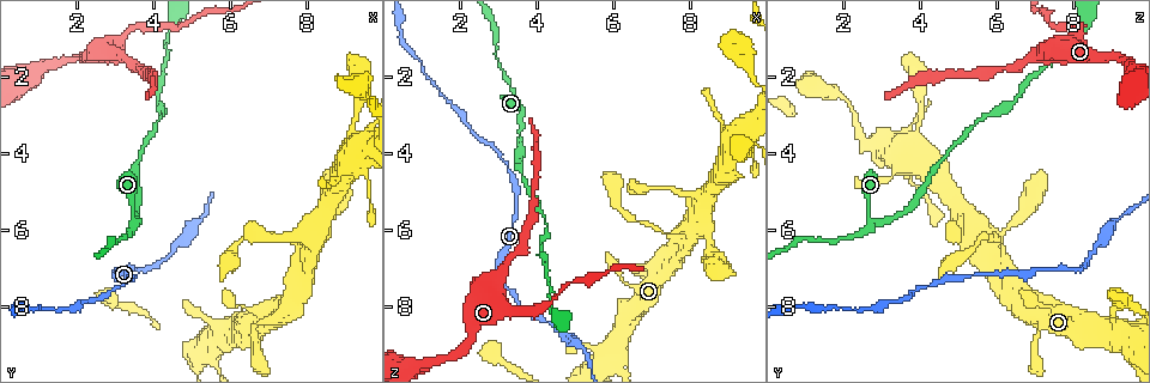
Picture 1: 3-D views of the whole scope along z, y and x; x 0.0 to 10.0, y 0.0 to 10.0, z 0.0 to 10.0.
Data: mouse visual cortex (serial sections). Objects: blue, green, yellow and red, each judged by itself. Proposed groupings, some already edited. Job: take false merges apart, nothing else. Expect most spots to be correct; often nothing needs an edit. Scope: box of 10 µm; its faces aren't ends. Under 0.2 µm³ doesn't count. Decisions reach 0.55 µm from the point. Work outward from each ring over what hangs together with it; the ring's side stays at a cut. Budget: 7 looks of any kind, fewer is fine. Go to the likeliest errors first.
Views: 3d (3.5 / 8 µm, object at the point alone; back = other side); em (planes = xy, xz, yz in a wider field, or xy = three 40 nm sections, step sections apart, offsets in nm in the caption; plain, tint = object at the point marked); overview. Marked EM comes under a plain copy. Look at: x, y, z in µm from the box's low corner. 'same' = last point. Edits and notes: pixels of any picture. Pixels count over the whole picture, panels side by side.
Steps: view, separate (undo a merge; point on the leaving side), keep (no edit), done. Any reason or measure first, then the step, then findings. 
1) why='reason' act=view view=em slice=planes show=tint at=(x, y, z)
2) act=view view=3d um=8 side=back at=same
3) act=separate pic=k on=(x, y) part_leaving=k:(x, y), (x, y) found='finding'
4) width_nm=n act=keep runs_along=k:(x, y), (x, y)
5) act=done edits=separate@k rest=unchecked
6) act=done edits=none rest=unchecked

why='a narrow waist' act=view view=3d um=3.5 at=(3.50, 5.85, 2.75)

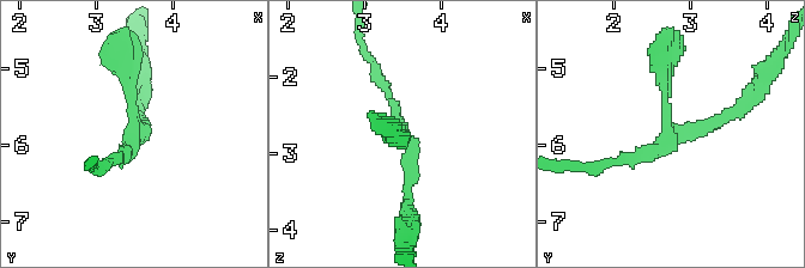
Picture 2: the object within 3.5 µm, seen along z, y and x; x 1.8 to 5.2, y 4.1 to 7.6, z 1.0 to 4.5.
act=view view=em slice=xy step=3 show=tint at=(3.55, 5.80, 2.70)

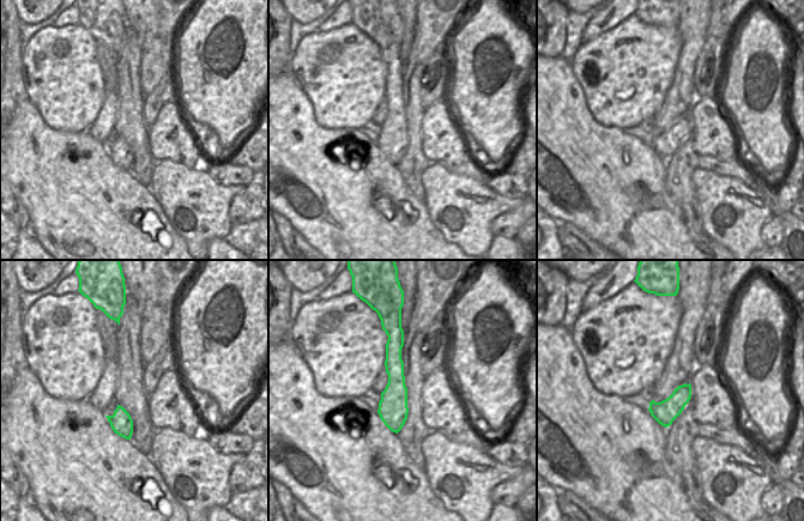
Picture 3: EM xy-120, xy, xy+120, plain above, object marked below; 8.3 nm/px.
act=view view=em slice=xy step=1 show=tint at=same

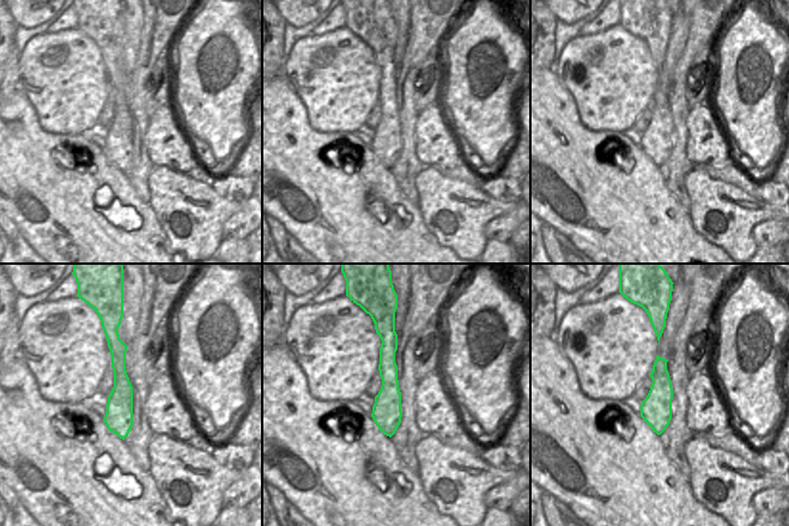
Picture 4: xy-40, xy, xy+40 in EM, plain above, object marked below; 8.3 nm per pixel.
width_nm=240 act=keep runs_along=2:(666, 55), (672, 135), (737, 110) found='all the same cell'

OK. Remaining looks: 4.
why='calibre changes' act=view view=3d um=3.5 at=(2.90, 1.35, 7.30)

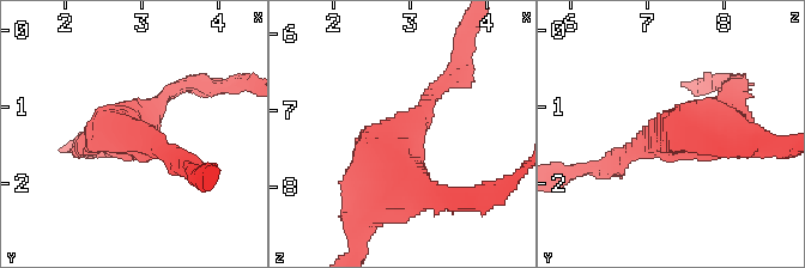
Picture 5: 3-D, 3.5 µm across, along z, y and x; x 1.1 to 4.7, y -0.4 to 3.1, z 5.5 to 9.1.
act=view view=em slice=xy step=1 show=tint at=(2.95, 1.45, 7.20)

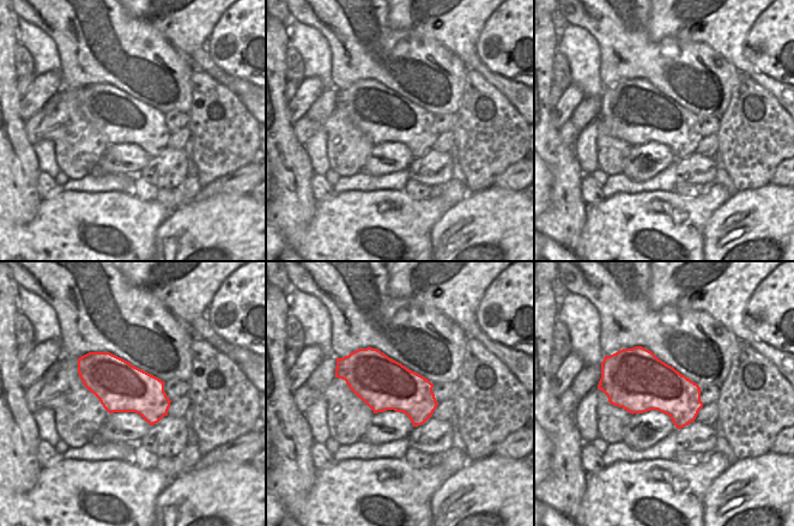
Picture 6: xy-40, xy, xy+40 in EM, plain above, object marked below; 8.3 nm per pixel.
width_nm=440 act=keep runs_along=5:(383, 198), (395, 136), (458, 72) found='continuous, no second cell'

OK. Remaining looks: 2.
act=view view=3d um=3.5 at=(3.15, 7.05, 7.35)

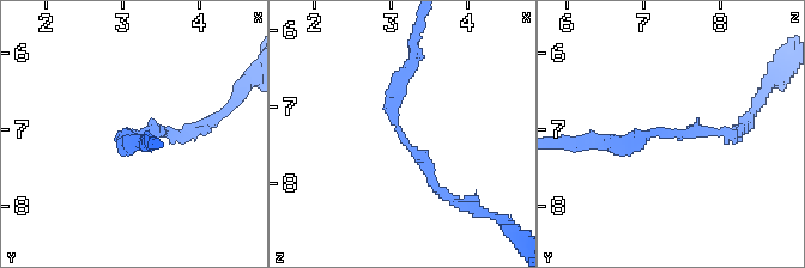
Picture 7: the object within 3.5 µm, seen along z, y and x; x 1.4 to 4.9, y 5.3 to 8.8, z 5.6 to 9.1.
act=view view=em slice=xy step=3 show=tint at=(3.15, 7.05, 7.30)

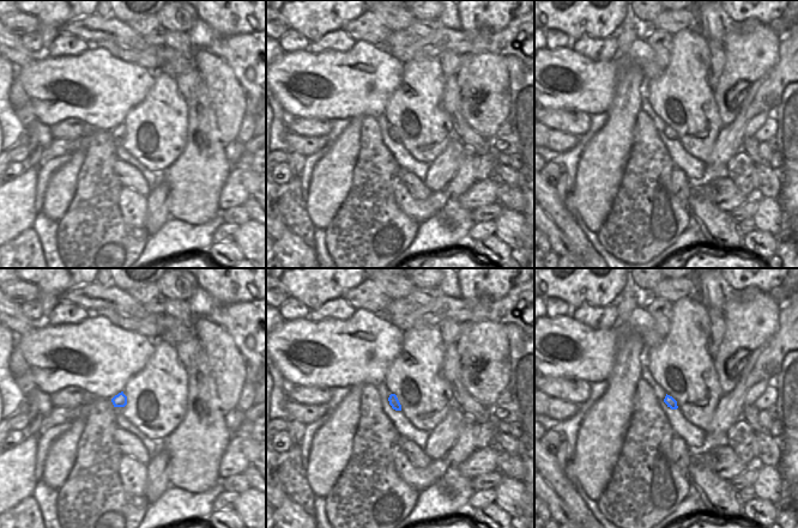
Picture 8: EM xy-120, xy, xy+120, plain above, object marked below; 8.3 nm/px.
act=keep runs_along=7:(409, 62), (394, 123), (446, 198) found='one cell here'

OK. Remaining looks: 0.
act=done edits=none rest=unchecked

